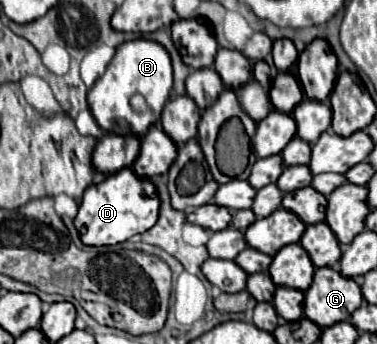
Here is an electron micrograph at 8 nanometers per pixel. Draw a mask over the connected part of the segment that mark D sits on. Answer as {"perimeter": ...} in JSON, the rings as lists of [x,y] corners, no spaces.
{"perimeter":[[[123,168],[117,174],[109,174],[103,182],[91,184],[83,200],[79,204],[79,214],[75,218],[75,226],[79,230],[79,236],[83,244],[89,246],[109,246],[129,240],[135,234],[141,234],[149,230],[159,216],[159,196],[157,188],[151,180],[141,180],[139,176],[133,176],[131,168]]]}

